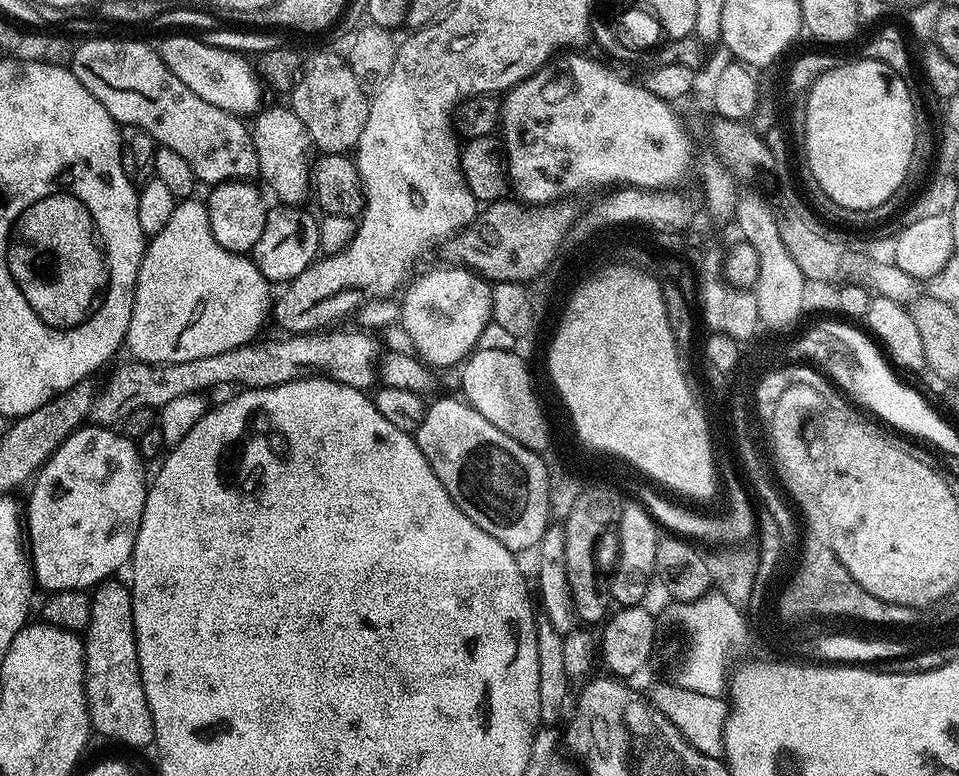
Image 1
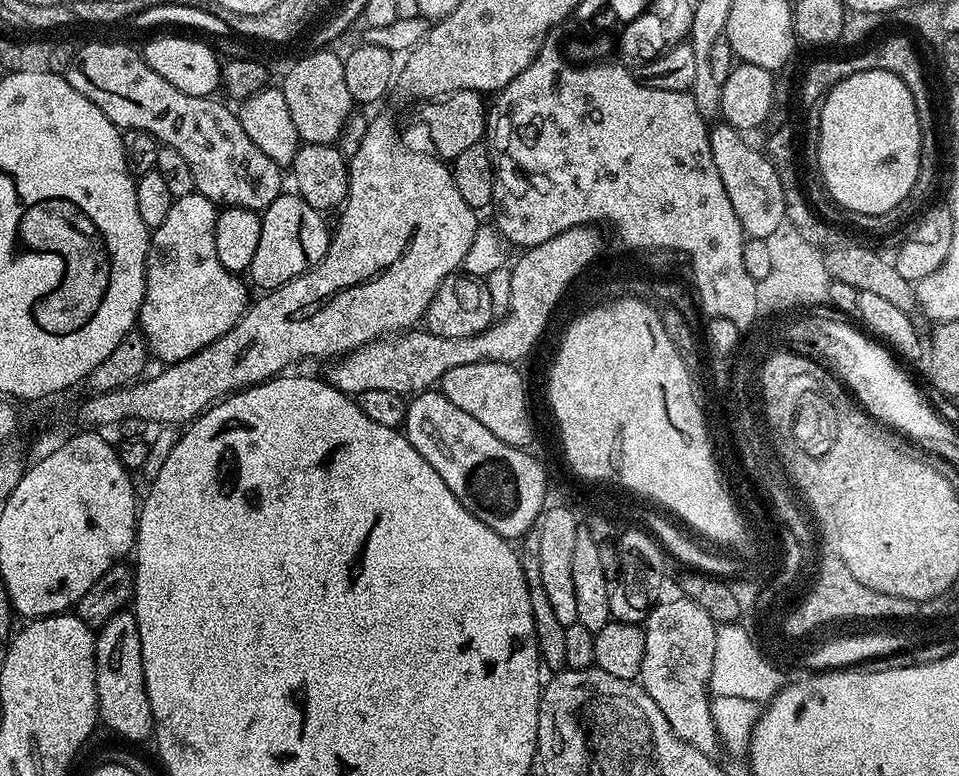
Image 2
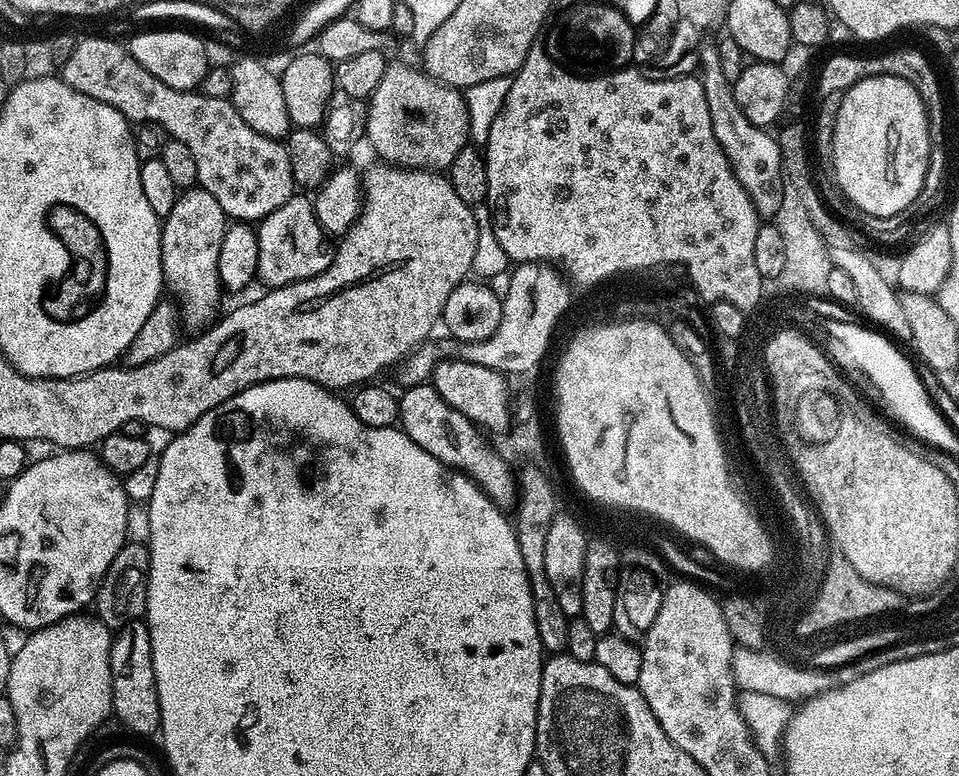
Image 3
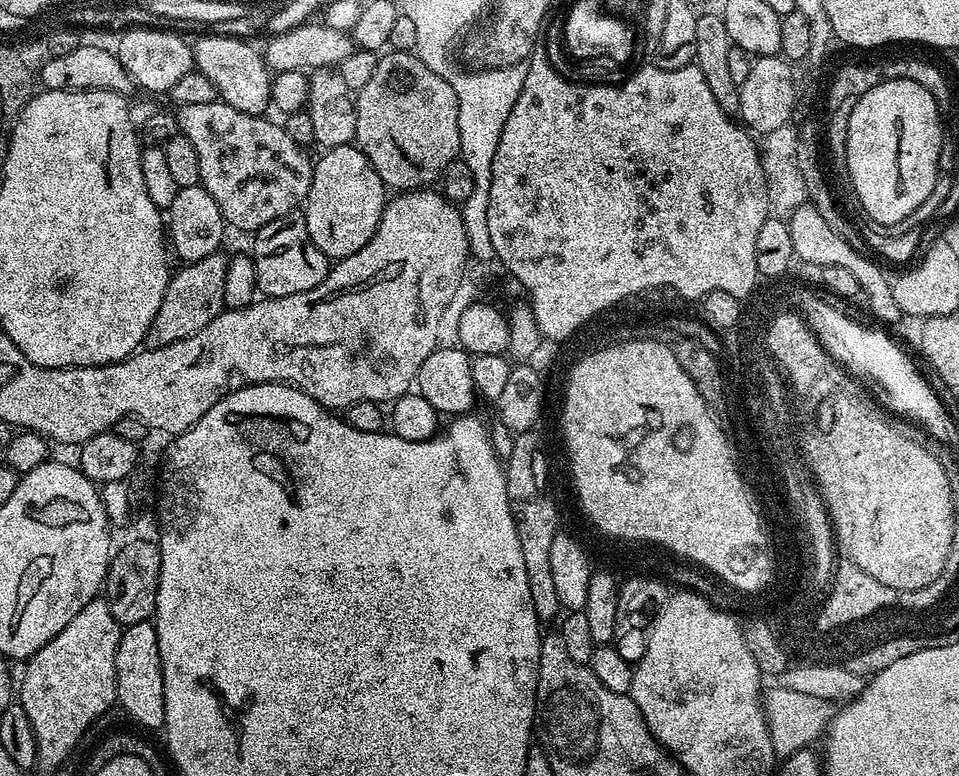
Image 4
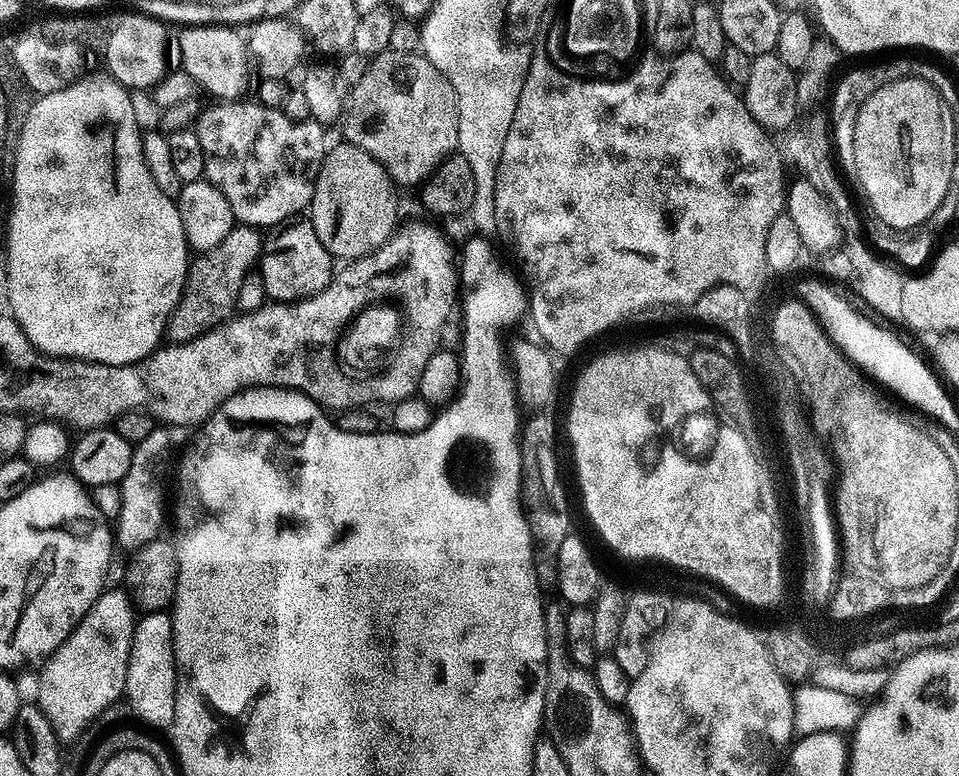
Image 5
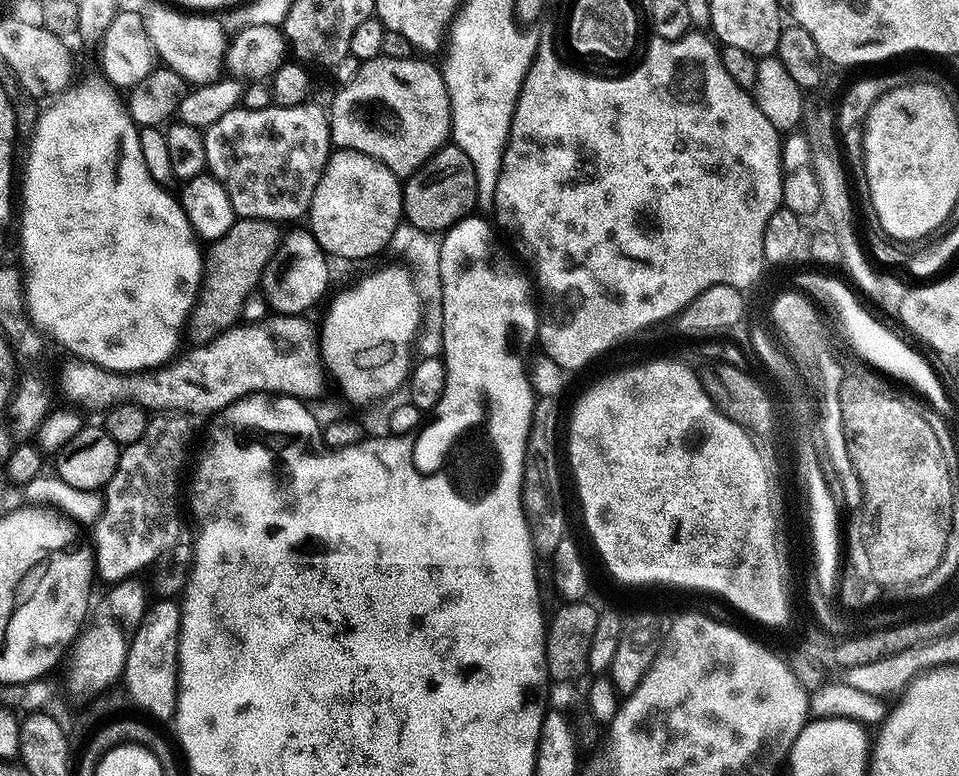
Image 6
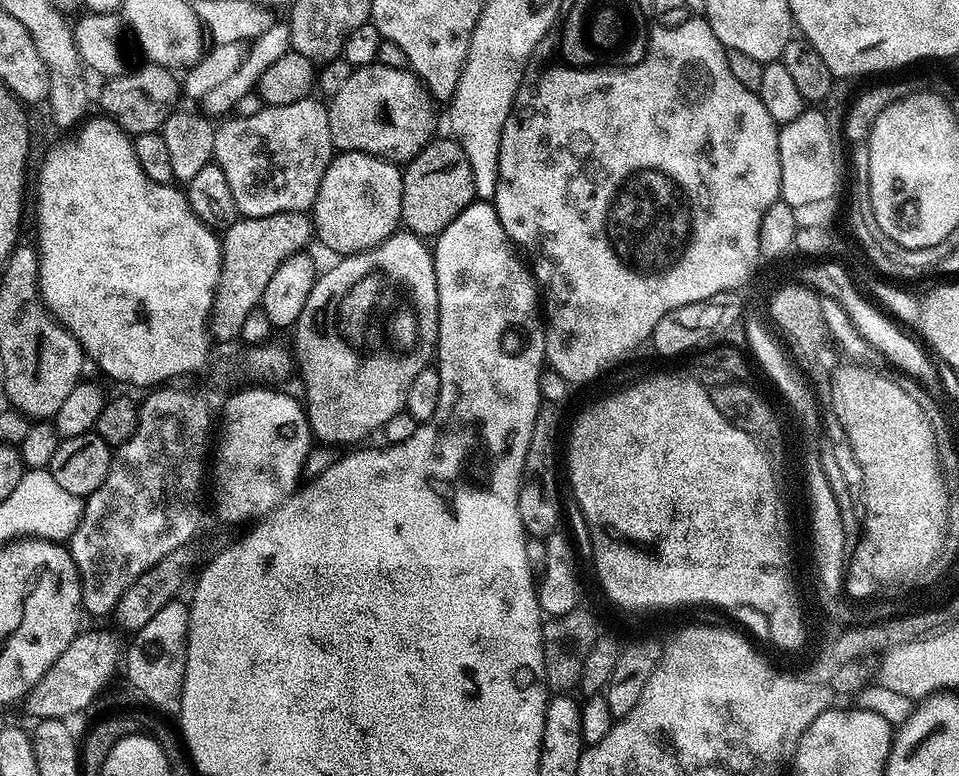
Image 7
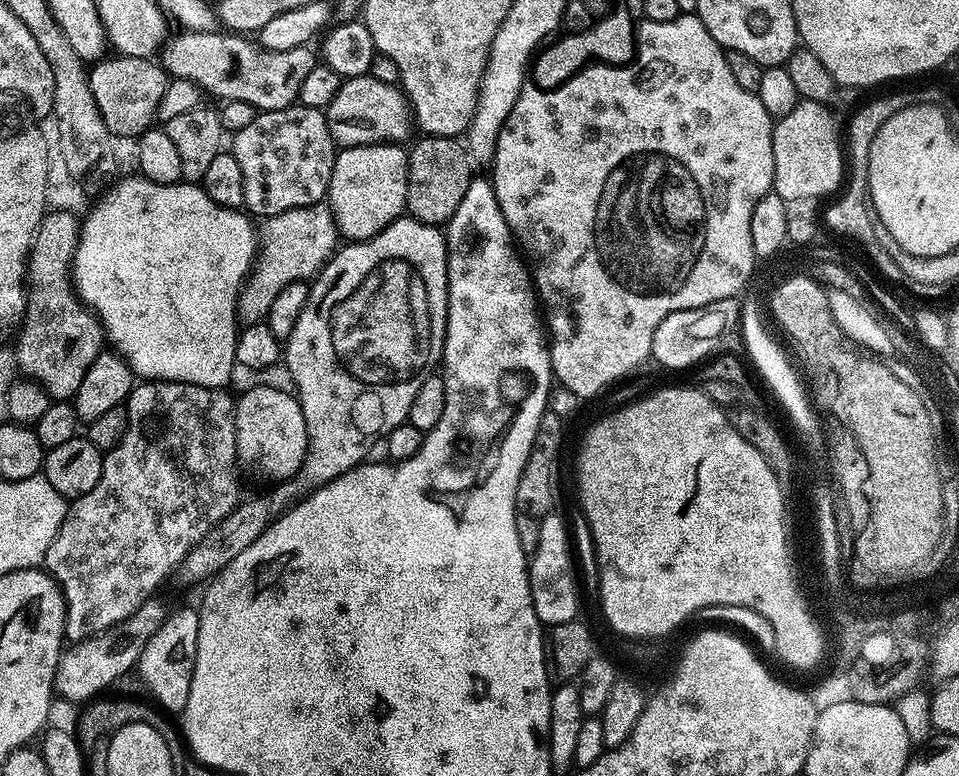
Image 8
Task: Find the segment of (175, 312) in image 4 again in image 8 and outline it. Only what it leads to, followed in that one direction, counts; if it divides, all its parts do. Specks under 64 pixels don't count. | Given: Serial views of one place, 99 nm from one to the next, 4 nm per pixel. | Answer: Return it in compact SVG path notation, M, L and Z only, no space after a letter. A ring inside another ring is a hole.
M327 203L286 210L263 221L258 228L258 251L236 299L236 319L241 325L267 321L274 298L295 280L311 281L337 251L338 233Z

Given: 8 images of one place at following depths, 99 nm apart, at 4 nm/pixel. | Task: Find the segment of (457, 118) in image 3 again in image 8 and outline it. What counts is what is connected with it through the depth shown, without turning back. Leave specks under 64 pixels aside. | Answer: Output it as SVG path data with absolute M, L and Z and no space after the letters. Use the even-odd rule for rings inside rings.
M371 74L349 76L334 94L334 102L326 110L332 140L340 148L363 144L400 144L414 132L414 117L408 97L397 85L378 82Z

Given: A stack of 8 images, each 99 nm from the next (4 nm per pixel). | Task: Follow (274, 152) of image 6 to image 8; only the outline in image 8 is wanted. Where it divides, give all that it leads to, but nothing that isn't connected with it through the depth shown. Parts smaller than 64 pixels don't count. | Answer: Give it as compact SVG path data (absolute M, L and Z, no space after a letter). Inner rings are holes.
M293 106L273 112L260 112L254 122L250 122L250 126L238 130L231 140L231 154L238 162L238 170L242 172L244 208L253 217L267 218L286 210L305 208L311 204L319 204L327 197L338 146L328 129L328 117L321 109Z

